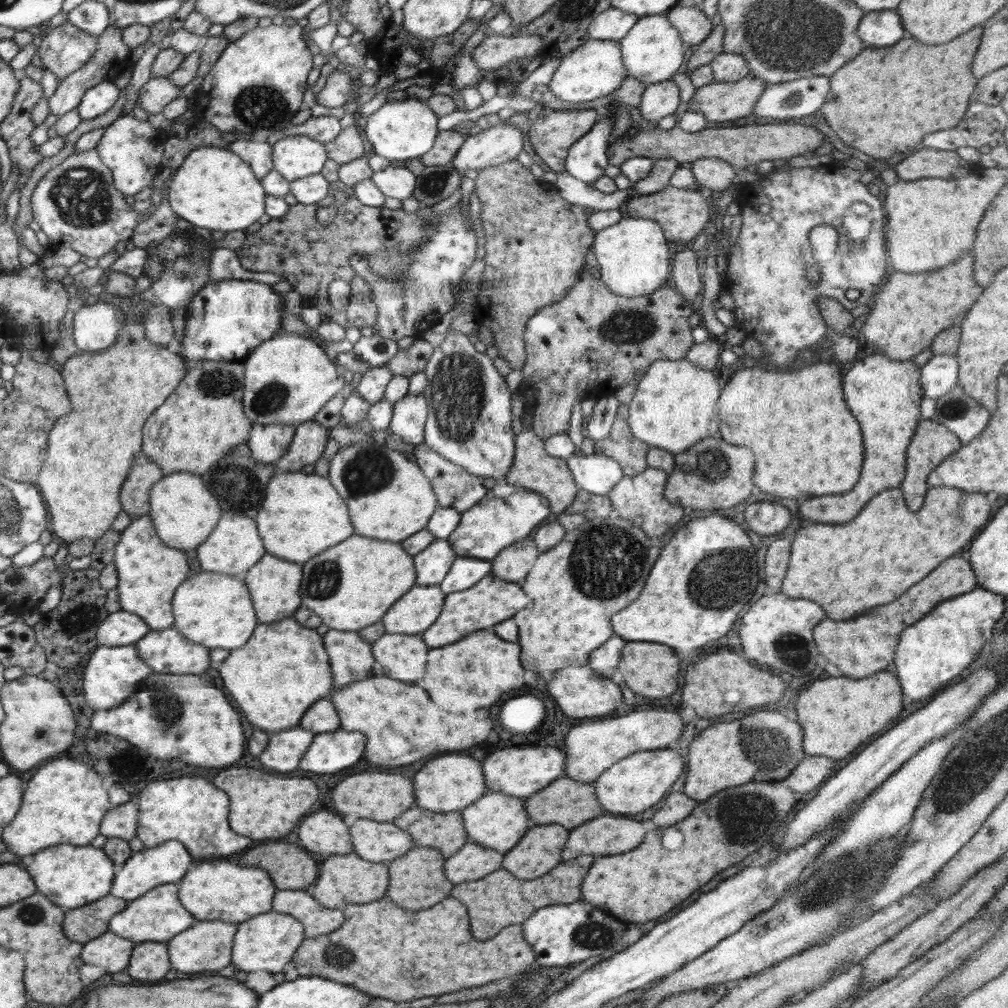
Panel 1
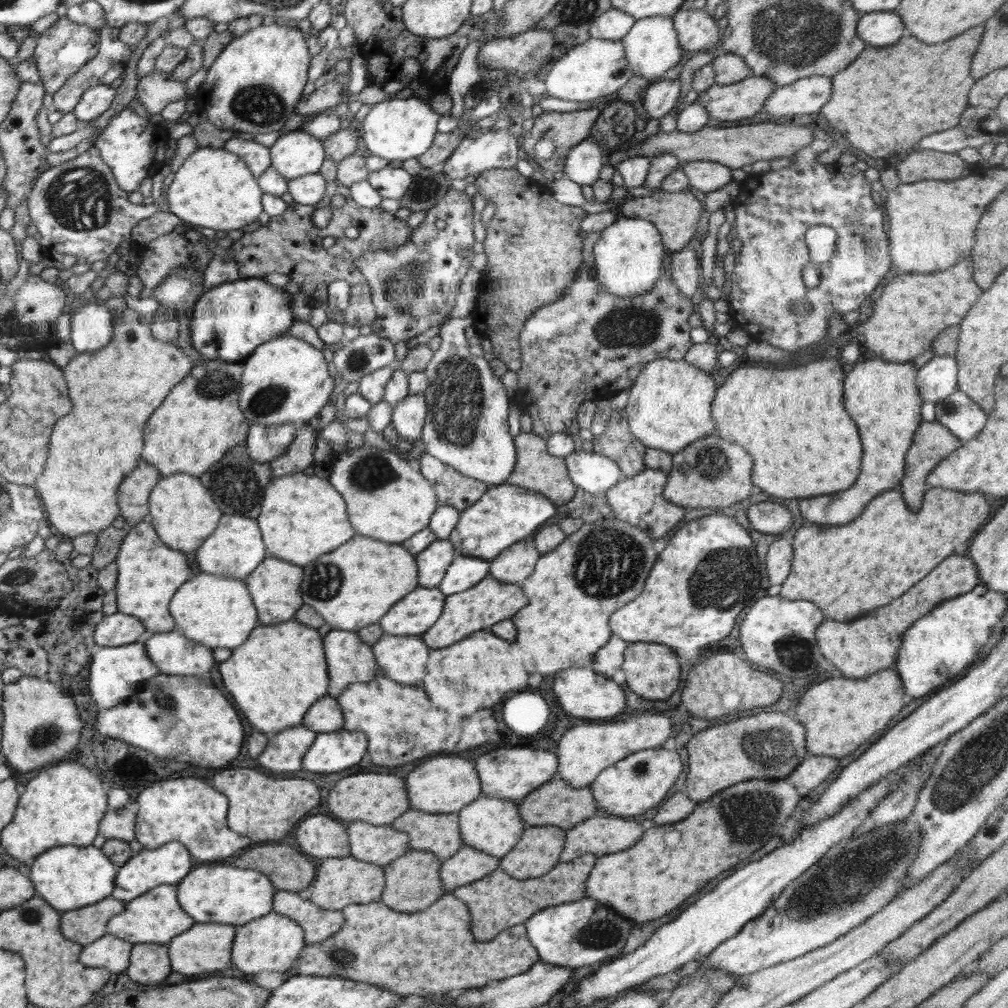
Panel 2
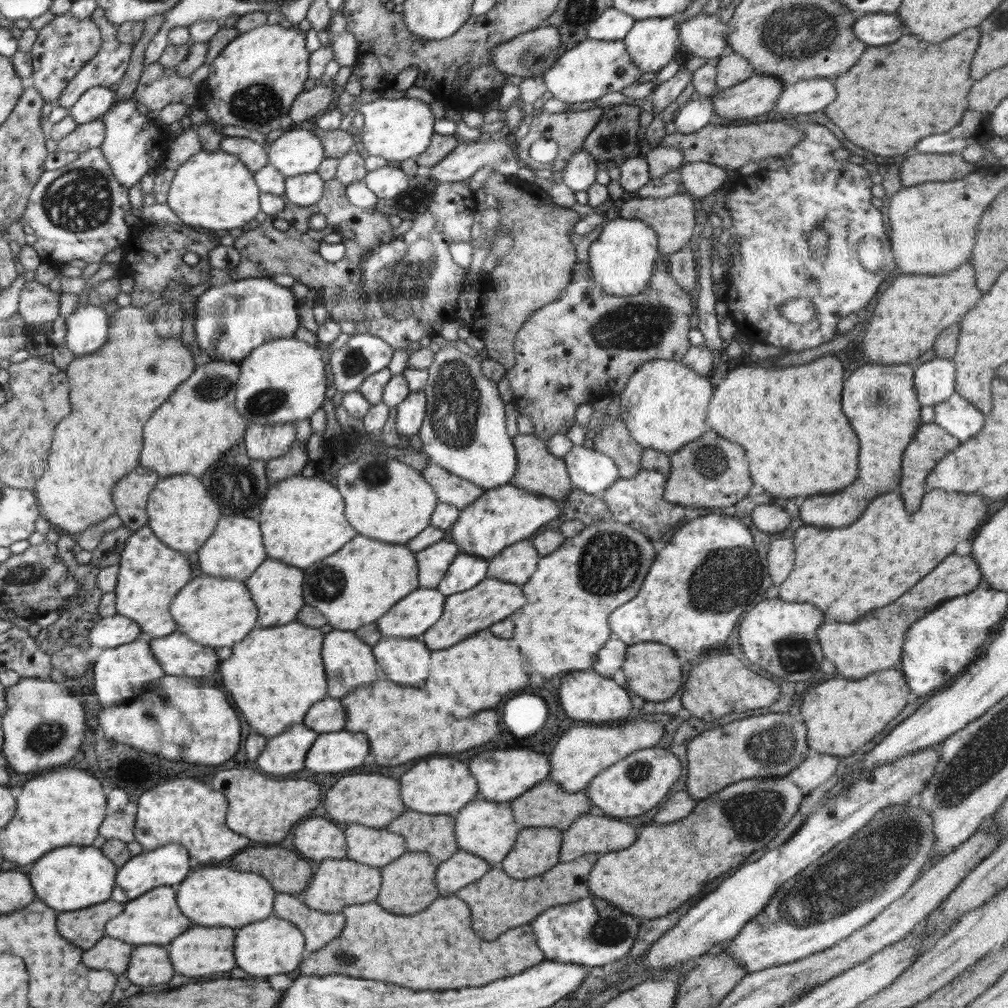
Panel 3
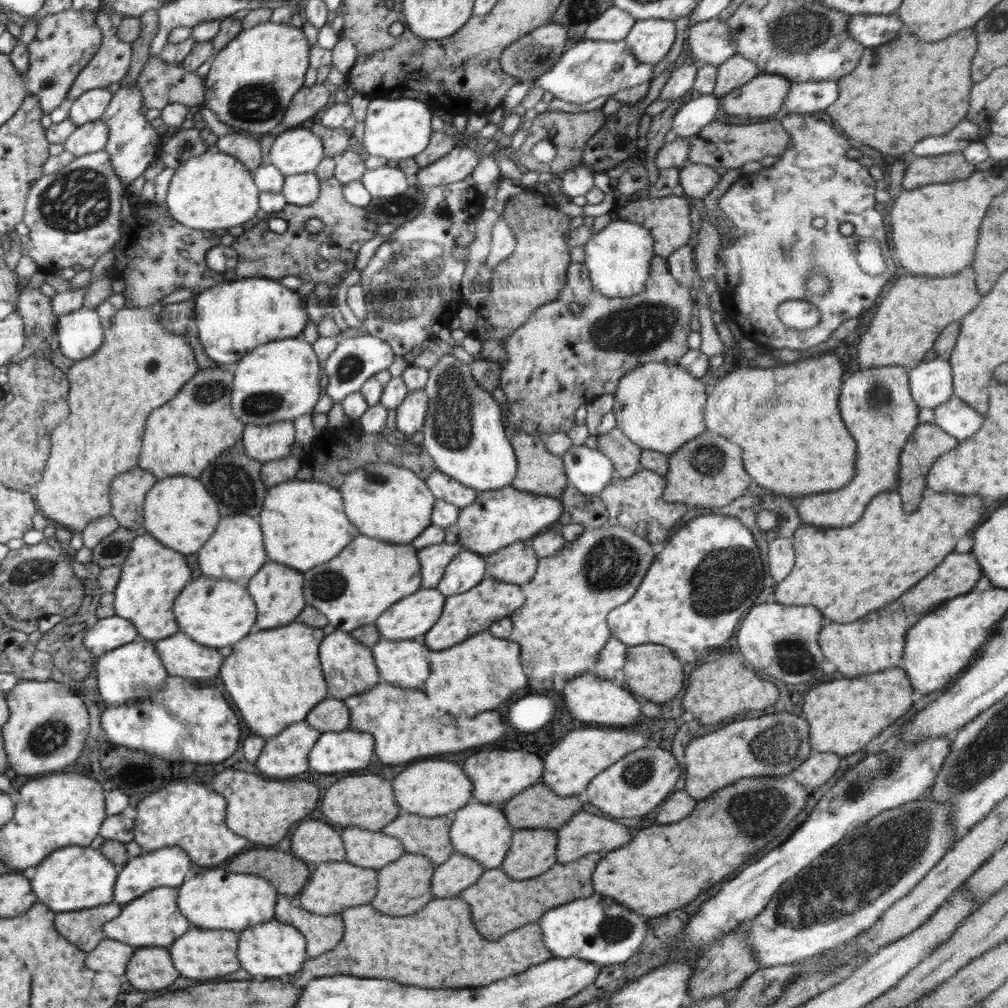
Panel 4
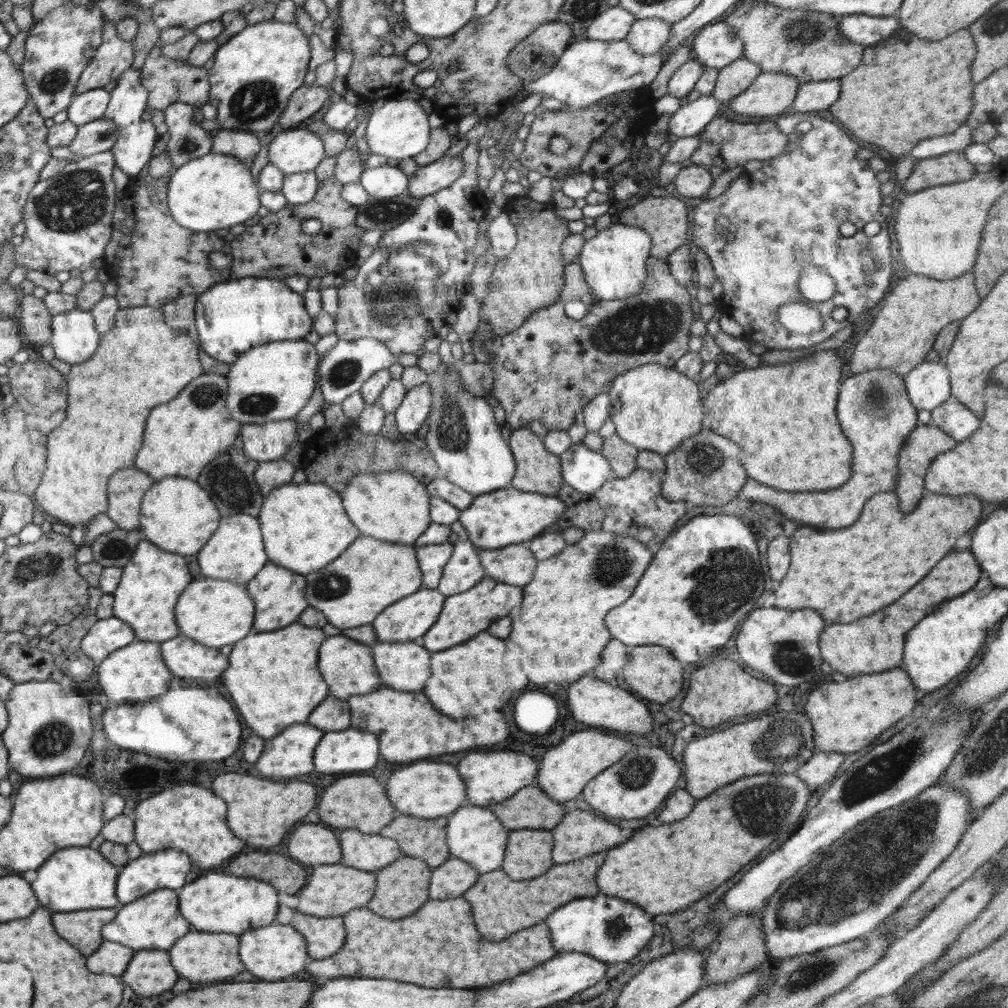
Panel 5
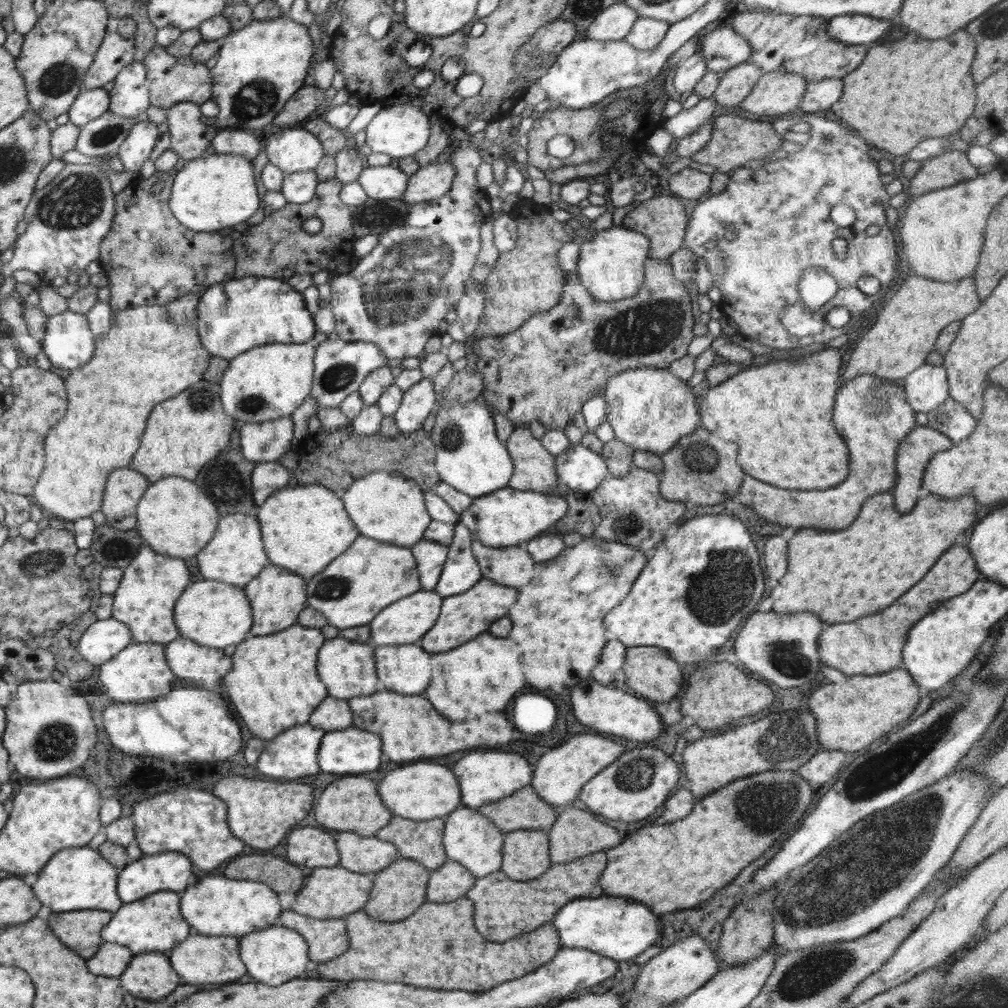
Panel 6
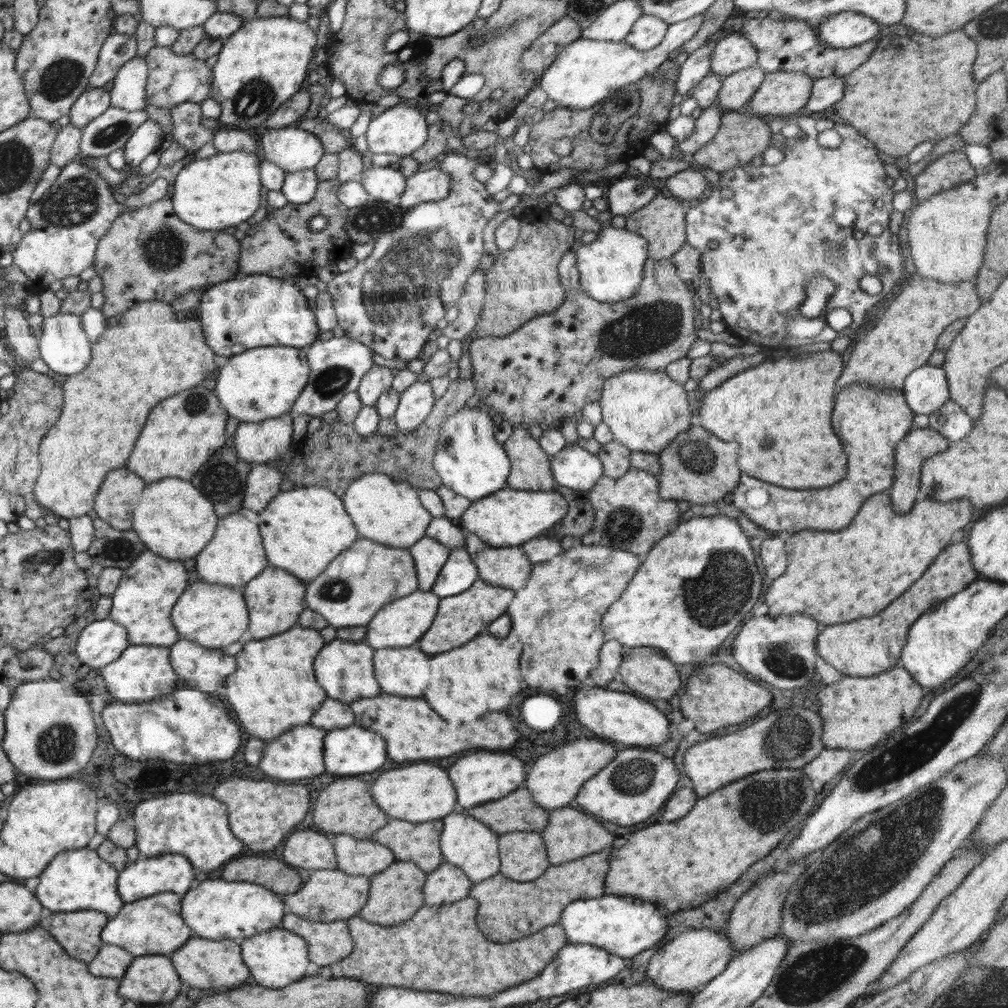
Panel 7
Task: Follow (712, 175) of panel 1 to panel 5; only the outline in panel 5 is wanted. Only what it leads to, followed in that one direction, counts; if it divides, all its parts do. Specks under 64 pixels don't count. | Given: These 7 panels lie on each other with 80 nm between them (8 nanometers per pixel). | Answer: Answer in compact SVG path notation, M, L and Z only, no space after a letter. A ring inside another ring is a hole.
M687 163L674 177L673 183L681 196L688 198L705 198L714 179L708 168L702 165Z

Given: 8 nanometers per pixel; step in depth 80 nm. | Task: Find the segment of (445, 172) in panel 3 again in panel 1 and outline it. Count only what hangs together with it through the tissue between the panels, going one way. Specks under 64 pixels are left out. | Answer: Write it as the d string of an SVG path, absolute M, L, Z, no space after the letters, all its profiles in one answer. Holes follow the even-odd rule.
M500 124L468 136L451 161L453 169L464 176L468 168L479 171L516 159L523 150L526 130L521 126Z

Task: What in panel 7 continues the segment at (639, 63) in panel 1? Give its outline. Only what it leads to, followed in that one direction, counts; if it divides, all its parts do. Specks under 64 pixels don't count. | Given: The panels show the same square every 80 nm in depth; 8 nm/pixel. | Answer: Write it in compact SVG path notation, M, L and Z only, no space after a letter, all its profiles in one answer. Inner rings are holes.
M643 14L630 29L625 42L636 50L646 51L656 48L665 37L669 24L654 15Z

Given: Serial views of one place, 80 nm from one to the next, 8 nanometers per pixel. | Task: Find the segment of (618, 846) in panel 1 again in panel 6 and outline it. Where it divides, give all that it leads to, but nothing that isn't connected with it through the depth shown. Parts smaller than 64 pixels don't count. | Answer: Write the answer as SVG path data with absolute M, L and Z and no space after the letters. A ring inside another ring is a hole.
M572 807L562 808L554 824L546 831L550 839L550 860L552 865L559 865L576 858L582 858L582 854L600 852L612 846L618 846L622 842L616 828L602 823L596 819L595 814ZM560 854L560 856L558 856ZM566 854L580 854L580 856L566 856Z

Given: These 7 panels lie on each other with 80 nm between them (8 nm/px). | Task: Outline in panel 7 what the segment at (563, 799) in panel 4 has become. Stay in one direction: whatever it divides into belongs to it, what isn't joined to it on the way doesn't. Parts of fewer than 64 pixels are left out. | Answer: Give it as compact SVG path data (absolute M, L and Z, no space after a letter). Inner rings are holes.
M518 788L504 798L462 811L481 820L498 835L516 831L540 833L549 819L549 811L538 806L526 788Z

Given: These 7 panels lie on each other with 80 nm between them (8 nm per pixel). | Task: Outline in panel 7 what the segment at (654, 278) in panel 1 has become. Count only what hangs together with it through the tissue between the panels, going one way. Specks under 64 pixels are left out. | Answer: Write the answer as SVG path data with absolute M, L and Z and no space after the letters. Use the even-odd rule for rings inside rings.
M602 227L575 251L580 289L598 302L612 303L632 298L643 280L648 245L648 240L638 233L625 228Z

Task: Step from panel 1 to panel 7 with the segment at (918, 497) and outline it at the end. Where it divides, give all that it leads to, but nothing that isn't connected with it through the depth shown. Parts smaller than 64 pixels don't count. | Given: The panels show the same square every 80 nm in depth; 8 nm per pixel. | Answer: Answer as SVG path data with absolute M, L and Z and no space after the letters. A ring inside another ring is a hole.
M930 427L912 429L895 448L895 471L893 484L889 491L891 506L896 514L906 514L917 501L921 468L924 461L935 454L944 452L952 442Z

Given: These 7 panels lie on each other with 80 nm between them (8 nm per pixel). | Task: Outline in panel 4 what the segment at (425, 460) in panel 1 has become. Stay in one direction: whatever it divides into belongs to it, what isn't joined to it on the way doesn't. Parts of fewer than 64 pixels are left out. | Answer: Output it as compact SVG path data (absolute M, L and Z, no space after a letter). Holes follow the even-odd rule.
M435 470L425 480L430 492L441 501L449 502L459 509L470 506L476 497L480 494L478 490L474 490L469 486L450 478L447 474Z

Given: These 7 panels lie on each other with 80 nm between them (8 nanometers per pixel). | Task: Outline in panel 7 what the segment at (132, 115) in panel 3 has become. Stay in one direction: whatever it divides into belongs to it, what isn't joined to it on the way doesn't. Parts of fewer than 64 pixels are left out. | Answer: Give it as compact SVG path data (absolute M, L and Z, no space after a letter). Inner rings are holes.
M134 57L126 61L118 70L112 82L112 106L124 108L128 112L146 110L149 105L146 95L147 79L150 68L143 57ZM149 120L140 125L123 148L126 165L138 166L148 154L152 154L158 148L162 138L164 138L164 134L160 130L160 124L156 124L156 121Z

